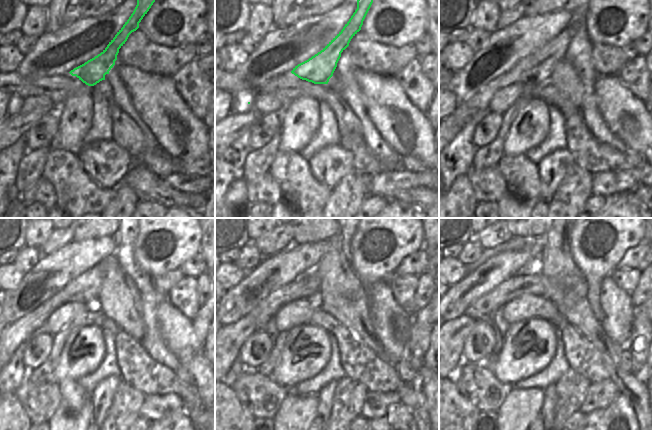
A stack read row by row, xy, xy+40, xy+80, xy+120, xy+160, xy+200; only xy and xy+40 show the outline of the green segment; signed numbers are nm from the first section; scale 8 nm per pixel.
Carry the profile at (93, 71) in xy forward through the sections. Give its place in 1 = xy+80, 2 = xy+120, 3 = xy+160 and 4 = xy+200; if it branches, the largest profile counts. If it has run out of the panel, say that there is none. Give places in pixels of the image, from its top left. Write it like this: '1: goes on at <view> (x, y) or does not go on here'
1: goes on at xy+80 (537, 67)
2: goes on at xy+120 (85, 288)
3: goes on at xy+160 (235, 334)
4: goes on at xy+200 (459, 328)

